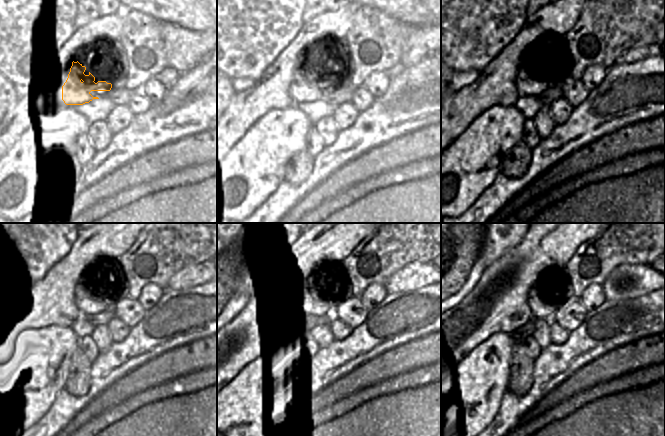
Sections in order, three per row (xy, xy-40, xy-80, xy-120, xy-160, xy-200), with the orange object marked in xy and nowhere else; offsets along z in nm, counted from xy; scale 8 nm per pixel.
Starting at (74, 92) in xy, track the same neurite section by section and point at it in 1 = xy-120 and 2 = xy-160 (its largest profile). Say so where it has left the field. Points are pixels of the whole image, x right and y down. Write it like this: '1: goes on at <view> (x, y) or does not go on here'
1: goes on at xy-120 (87, 304)
2: goes on at xy-160 (314, 306)

